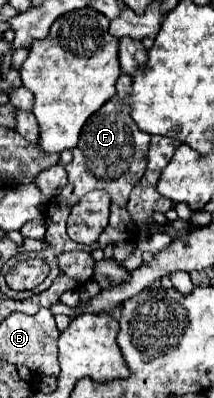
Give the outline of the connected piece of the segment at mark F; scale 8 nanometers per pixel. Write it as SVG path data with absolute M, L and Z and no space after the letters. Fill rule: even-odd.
M121 75L117 81L117 95L107 101L107 105L103 105L103 109L95 111L85 127L83 133L79 137L79 143L75 149L71 149L73 153L73 161L67 163L67 175L69 175L69 183L63 187L61 195L57 195L55 199L49 201L49 207L45 211L45 219L47 219L47 233L45 233L45 241L49 241L49 247L41 253L29 253L25 257L31 259L41 259L47 265L55 267L55 255L59 251L73 251L79 249L79 243L71 241L65 233L65 221L69 217L71 207L89 191L93 189L105 189L111 195L111 217L109 217L109 225L103 229L103 233L99 235L99 239L91 245L81 247L83 251L95 251L95 249L103 249L107 243L119 243L119 241L131 241L135 239L135 225L131 223L131 217L125 209L127 199L131 189L139 183L139 179L145 173L145 163L147 163L147 149L149 149L149 141L151 135L147 135L145 131L141 131L133 121L131 121L131 77L129 75Z

